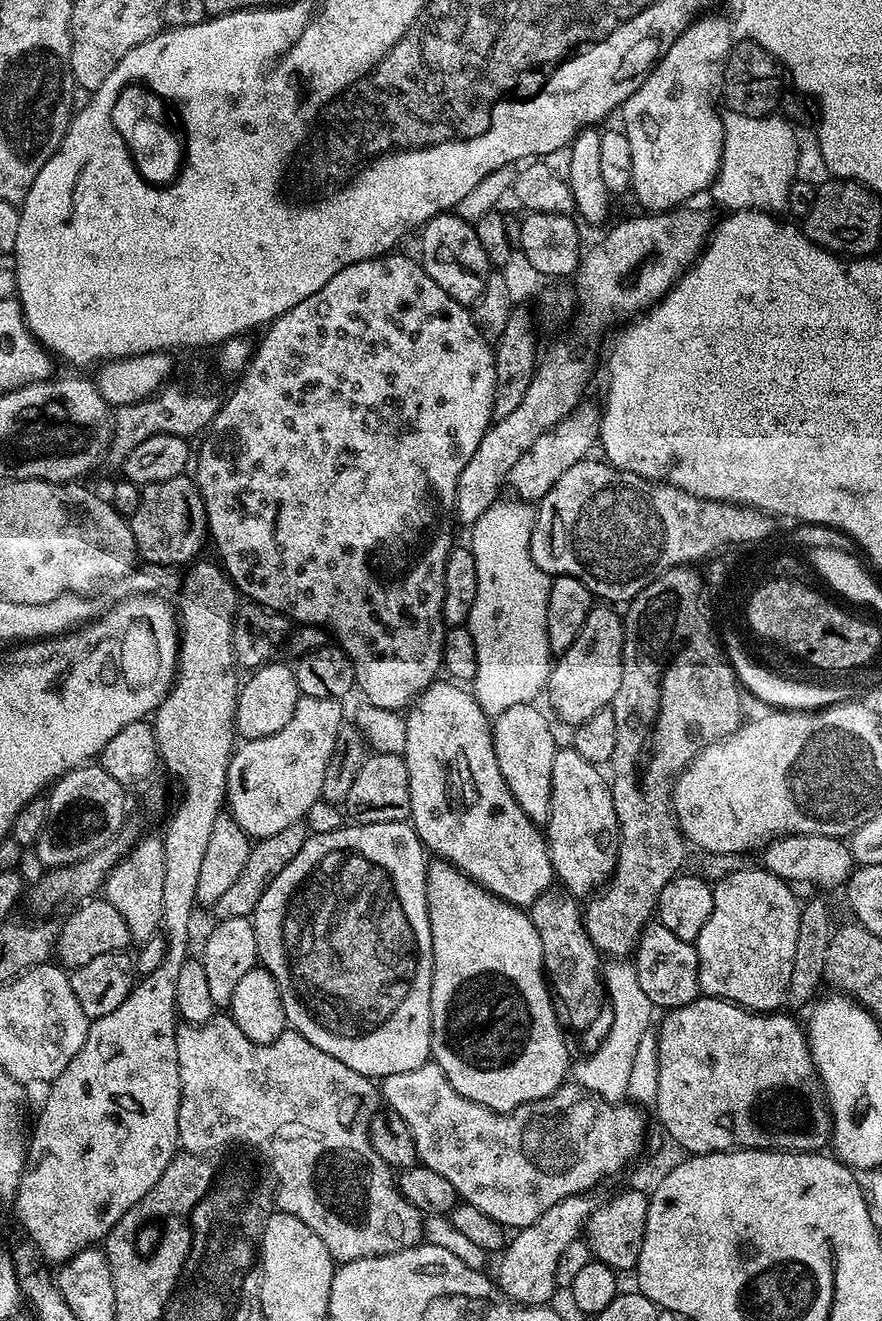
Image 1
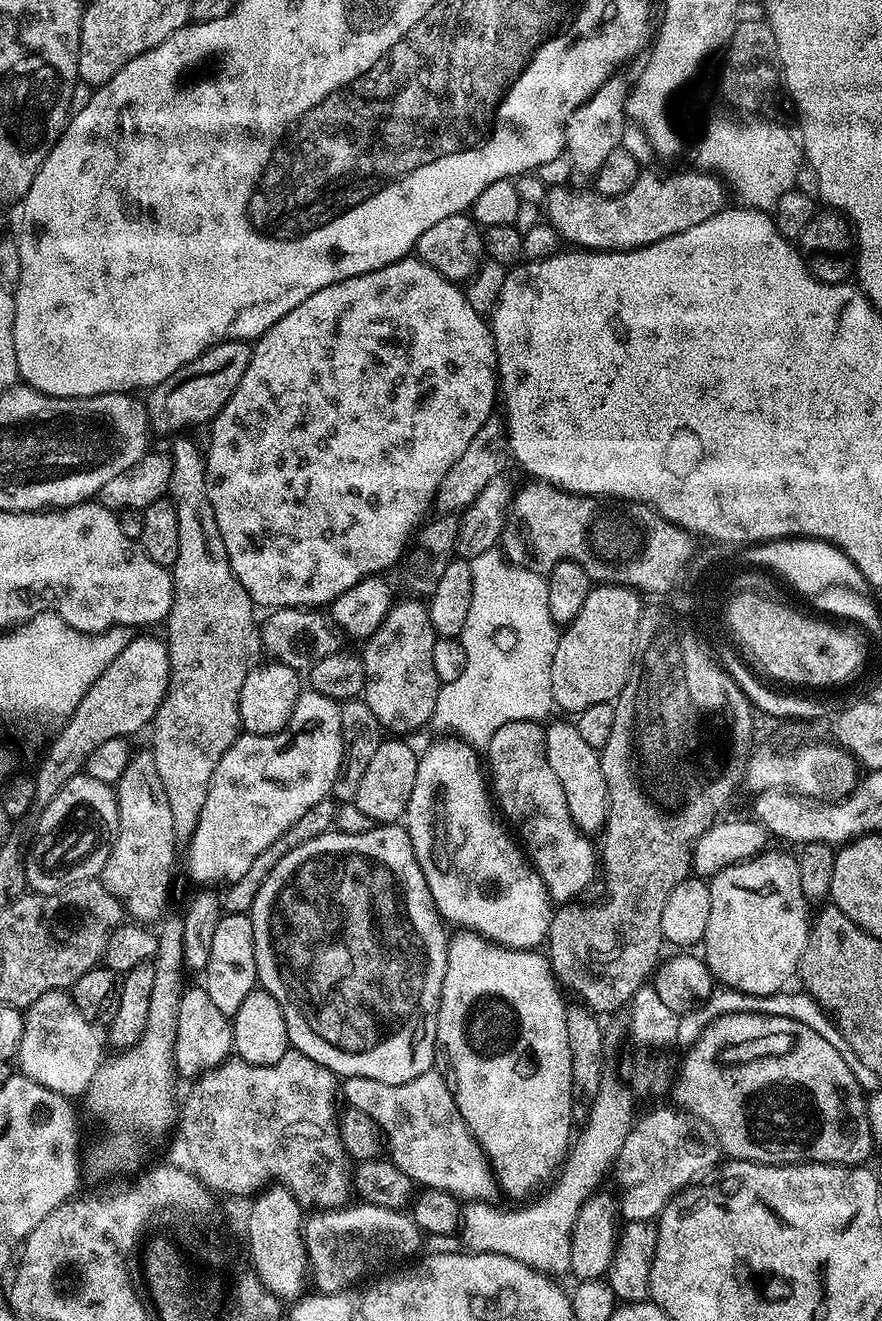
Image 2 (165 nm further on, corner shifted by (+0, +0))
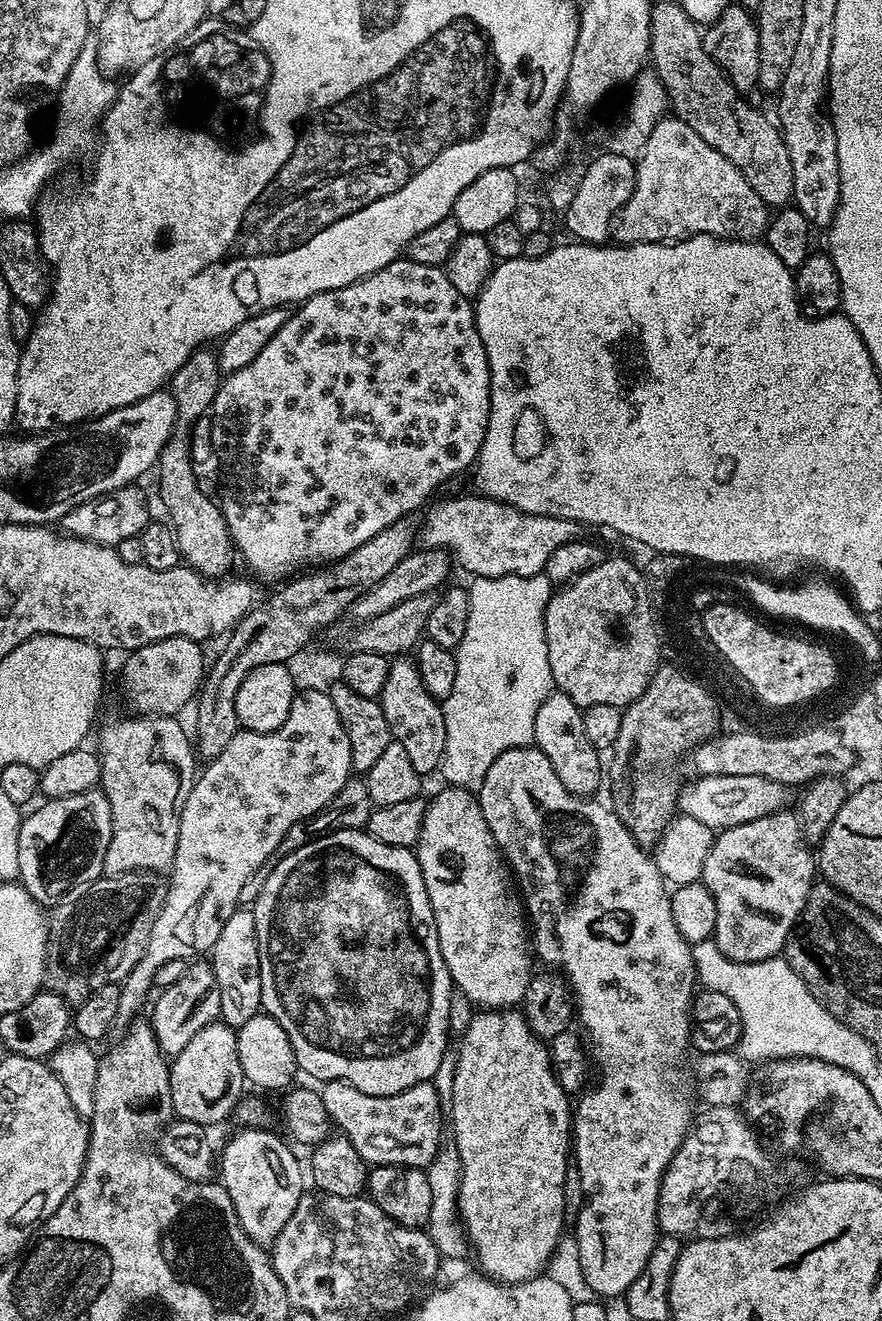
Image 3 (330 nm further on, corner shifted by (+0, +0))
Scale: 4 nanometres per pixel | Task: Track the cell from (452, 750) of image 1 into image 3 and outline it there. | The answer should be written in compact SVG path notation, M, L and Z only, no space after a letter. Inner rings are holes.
M453 786L441 789L436 797L428 800L420 842L414 851L424 875L430 906L434 910L442 958L459 995L484 1010L508 1010L523 1001L528 983L534 979L534 956L530 951L530 928L526 923L526 912L510 879L506 861L494 842L494 834L490 834L490 826L486 826L477 793Z

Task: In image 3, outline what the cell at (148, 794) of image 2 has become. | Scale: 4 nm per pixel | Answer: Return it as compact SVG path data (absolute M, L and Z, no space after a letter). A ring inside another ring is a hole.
M141 715L132 719L136 720L116 720L113 724L106 725L100 732L100 748L98 747L99 787L110 802L112 815L112 837L106 850L104 871L112 876L120 876L123 872L163 873L171 869L178 846L180 811L184 808L186 795L184 776L191 777L197 771L196 764L198 765L193 741L189 733L188 736L184 733L179 719L170 716Z

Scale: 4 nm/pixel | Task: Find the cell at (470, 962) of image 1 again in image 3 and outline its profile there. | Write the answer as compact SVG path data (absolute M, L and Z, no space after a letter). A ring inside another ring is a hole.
M480 1010L475 1013L470 1022L470 1026L464 1032L464 1035L459 1037L458 1044L460 1044L460 1052L455 1053L456 1057L456 1069L454 1070L454 1090L450 1097L450 1103L452 1103L452 1112L450 1108L450 1132L456 1135L454 1140L454 1146L458 1150L460 1155L460 1191L458 1193L458 1216L462 1221L463 1227L466 1229L467 1235L476 1239L476 1260L480 1263L479 1271L485 1276L491 1276L494 1280L502 1280L505 1284L517 1284L523 1280L533 1280L536 1276L541 1275L548 1267L548 1259L552 1257L552 1251L556 1248L556 1244L559 1242L564 1228L564 1183L568 1180L568 1172L570 1176L570 1141L572 1139L572 1114L574 1111L573 1105L568 1104L568 1096L566 1093L565 1085L561 1084L560 1077L557 1075L557 1069L554 1067L554 1060L551 1056L548 1057L549 1046L543 1039L536 1036L532 1032L530 1025L528 1025L527 1018L523 1011L520 1010Z

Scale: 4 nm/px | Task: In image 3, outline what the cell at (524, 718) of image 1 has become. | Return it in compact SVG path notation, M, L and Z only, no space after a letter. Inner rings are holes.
M535 746L527 748L511 748L506 754L498 754L494 758L494 766L486 770L482 786L478 790L480 809L486 818L486 826L490 826L490 834L494 834L494 842L504 857L519 891L522 893L522 904L526 909L527 919L530 921L530 936L534 941L534 952L548 964L556 968L564 968L567 983L574 989L574 1012L580 1018L580 1024L592 1035L592 1052L602 1067L608 1068L597 1088L592 1088L580 1101L575 1101L572 1114L572 1139L574 1145L574 1172L580 1175L580 1188L588 1197L576 1216L574 1235L578 1246L578 1258L582 1266L582 1274L586 1274L586 1282L596 1291L597 1297L623 1297L628 1287L642 1274L642 1266L650 1258L658 1239L658 1225L656 1211L658 1210L658 1194L664 1171L674 1158L678 1146L682 1146L688 1129L694 1123L694 1111L684 1088L676 1084L680 1080L680 1072L676 1067L684 1056L684 1051L690 1048L688 1035L693 1035L692 997L698 991L696 967L692 957L692 945L688 944L682 934L678 934L678 926L674 926L672 913L672 897L666 887L666 881L656 869L655 859L643 852L641 841L633 838L630 830L620 821L611 807L603 808L592 798L572 796L566 786L562 786L558 774L554 774L554 766L550 766L550 758L542 754L542 750Z

